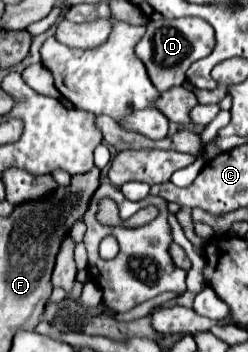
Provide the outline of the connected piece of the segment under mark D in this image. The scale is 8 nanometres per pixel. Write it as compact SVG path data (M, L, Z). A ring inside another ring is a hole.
M150 20L144 38L136 44L136 54L142 58L148 76L158 92L180 86L186 80L186 70L192 62L208 56L214 48L214 36L208 32L194 32L194 24L162 24L162 20Z

